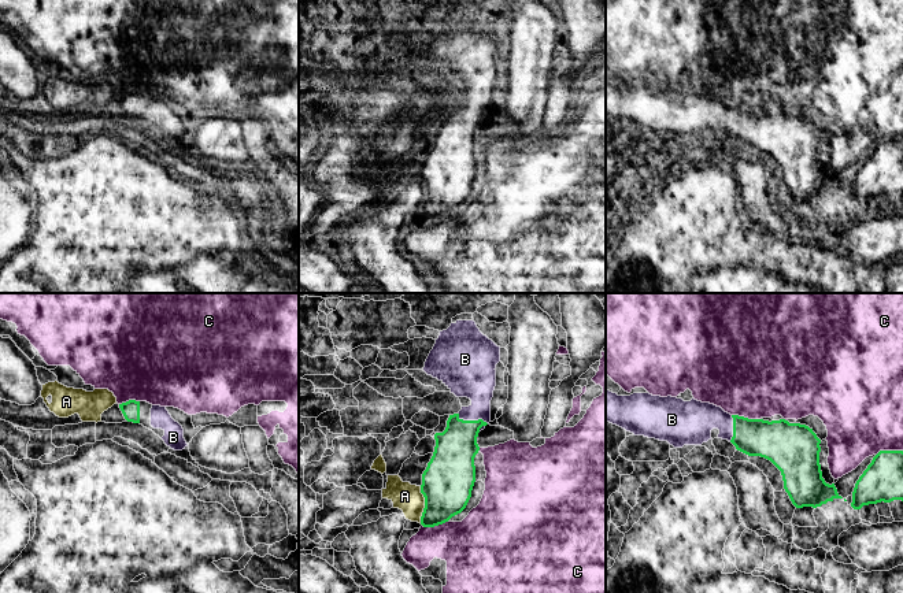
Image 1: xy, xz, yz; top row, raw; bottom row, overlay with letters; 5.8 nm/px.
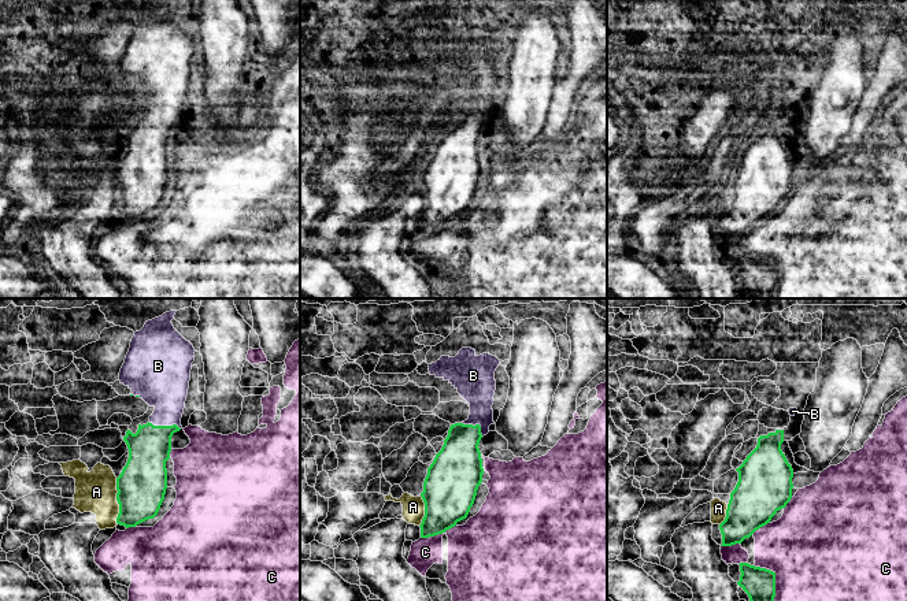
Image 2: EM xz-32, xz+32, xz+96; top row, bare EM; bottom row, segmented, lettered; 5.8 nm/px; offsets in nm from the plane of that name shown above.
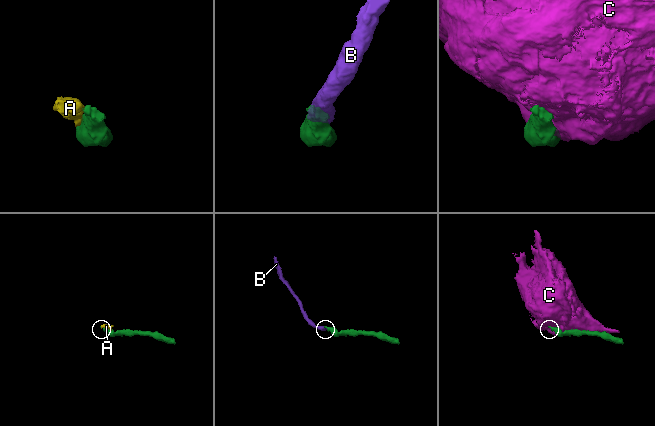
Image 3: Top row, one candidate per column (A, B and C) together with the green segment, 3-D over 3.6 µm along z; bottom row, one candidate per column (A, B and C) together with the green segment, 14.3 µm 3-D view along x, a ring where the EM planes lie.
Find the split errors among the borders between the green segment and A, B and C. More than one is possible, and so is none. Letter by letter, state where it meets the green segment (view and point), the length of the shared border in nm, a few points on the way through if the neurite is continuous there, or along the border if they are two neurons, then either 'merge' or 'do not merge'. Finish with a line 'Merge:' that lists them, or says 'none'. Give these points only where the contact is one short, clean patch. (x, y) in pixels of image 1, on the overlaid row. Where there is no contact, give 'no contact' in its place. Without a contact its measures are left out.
A: xz (425, 504) | 220 nm | along xz (419, 486), (424, 495), (421, 522) | do not merge
B: xz (472, 421) | 200 nm | across xz (456, 447), (461, 432), (472, 421), (477, 415), (474, 378) | merge
C: yz (746, 418) | 170 nm | do not merge
Merge: B

